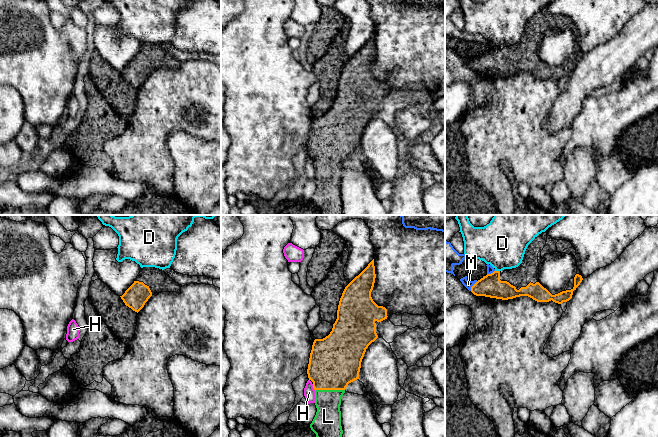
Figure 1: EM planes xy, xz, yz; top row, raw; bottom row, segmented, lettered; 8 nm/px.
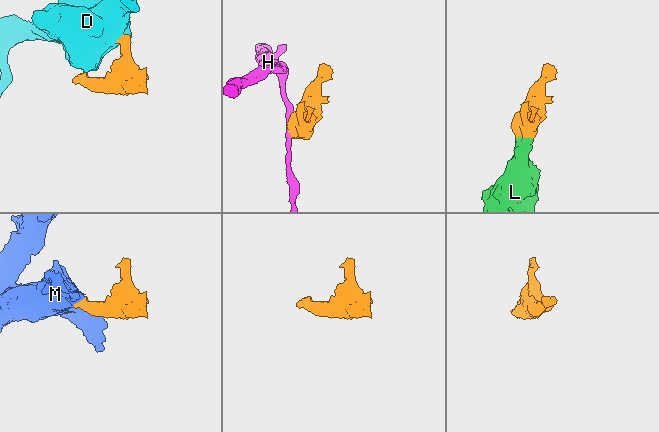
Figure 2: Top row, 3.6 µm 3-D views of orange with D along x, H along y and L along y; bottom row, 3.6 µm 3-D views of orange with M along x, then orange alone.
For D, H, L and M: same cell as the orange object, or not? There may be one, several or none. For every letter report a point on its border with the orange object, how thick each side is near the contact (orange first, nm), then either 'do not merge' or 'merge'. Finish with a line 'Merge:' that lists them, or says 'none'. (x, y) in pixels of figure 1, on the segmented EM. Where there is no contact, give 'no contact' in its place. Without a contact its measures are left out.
D: yz (497, 271) | 180/380 nm | do not merge
H: xz (313, 387) | 400/90 nm | do not merge
L: xz (330, 389) | 420/220 nm | merge
M: yz (472, 286) | 180/70 nm | merge
Merge: L, M

